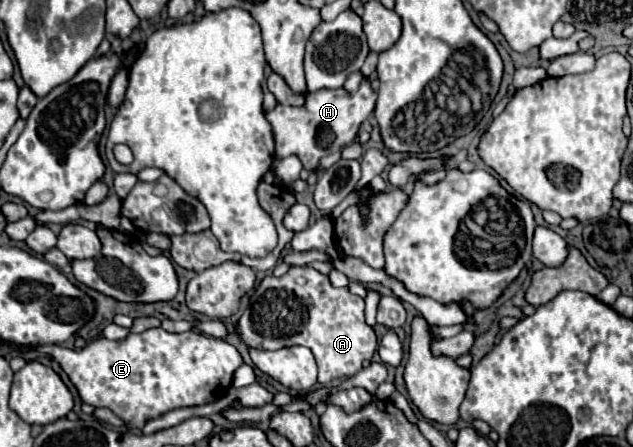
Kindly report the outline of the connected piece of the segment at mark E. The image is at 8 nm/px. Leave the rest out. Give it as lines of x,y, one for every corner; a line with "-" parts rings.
148,329
140,335
130,333
120,341
96,339
78,351
60,345
40,345
38,351
54,355
84,403
108,407
136,429
166,411
218,401
232,385
234,371
242,365
236,347
196,331
166,333
164,329

